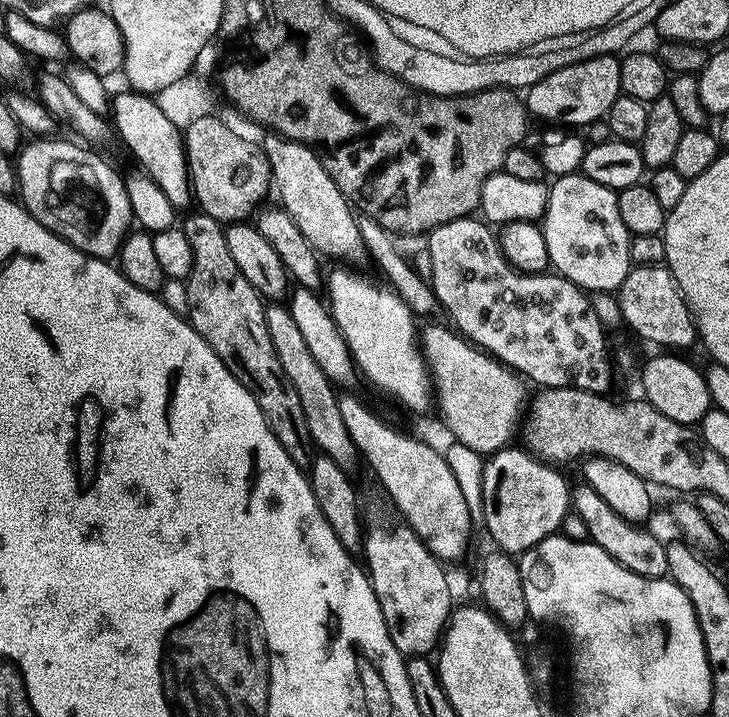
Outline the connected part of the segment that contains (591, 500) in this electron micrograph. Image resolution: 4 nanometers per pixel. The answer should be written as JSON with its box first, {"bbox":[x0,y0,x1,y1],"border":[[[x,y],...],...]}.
{"bbox":[574,486,668,580],"border":[[[580,486],[580,489],[578,487],[575,489],[574,512],[586,521],[591,543],[606,550],[606,554],[610,554],[610,558],[626,566],[626,570],[651,580],[662,580],[668,576],[667,547],[663,543],[660,545],[650,533],[644,532],[648,530],[626,522],[626,518],[614,514],[614,510],[610,510],[610,506],[606,506],[606,501],[599,494],[594,494],[592,488]]]}

